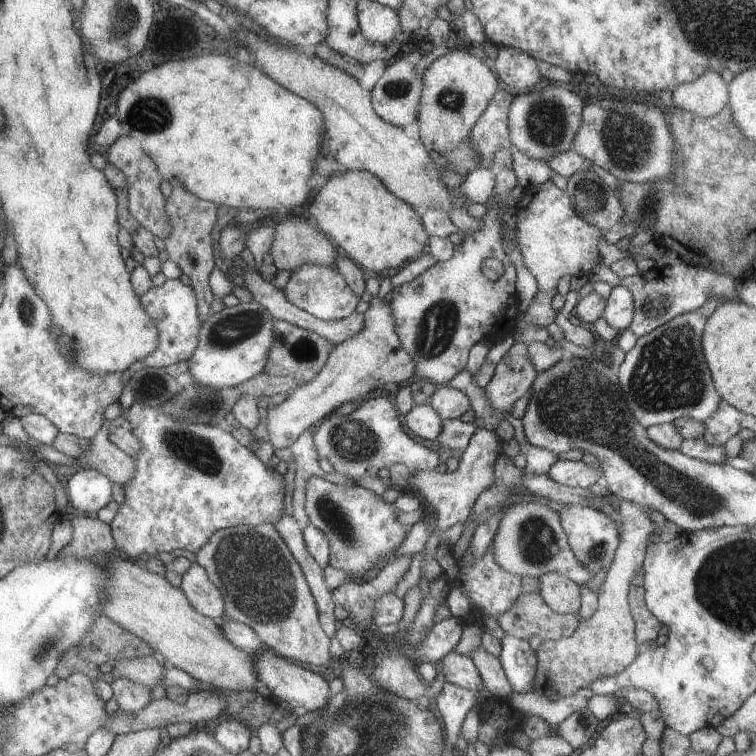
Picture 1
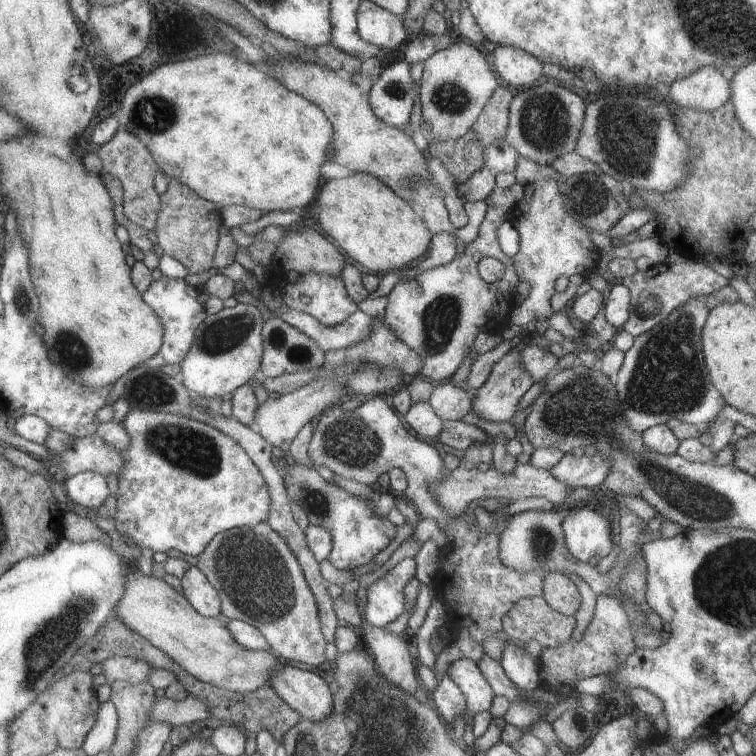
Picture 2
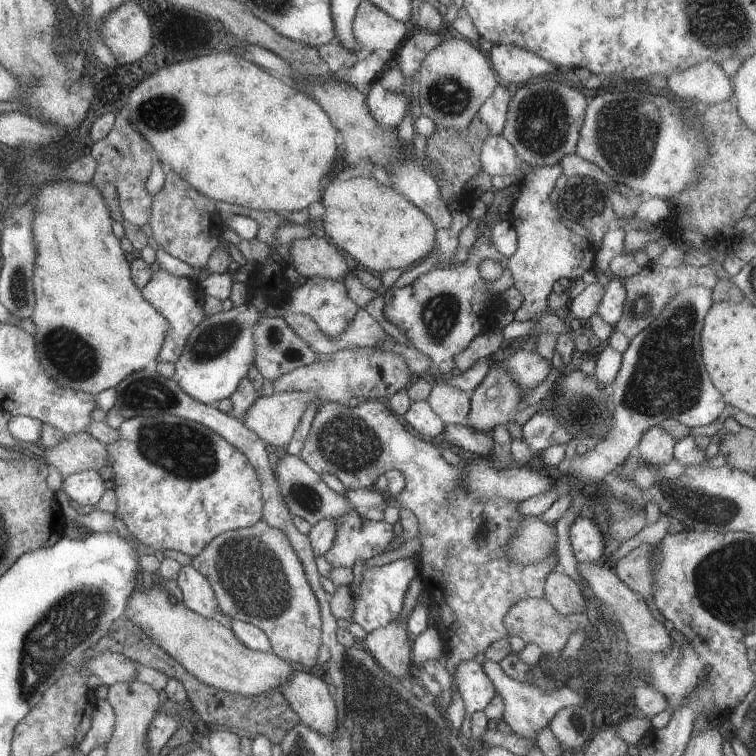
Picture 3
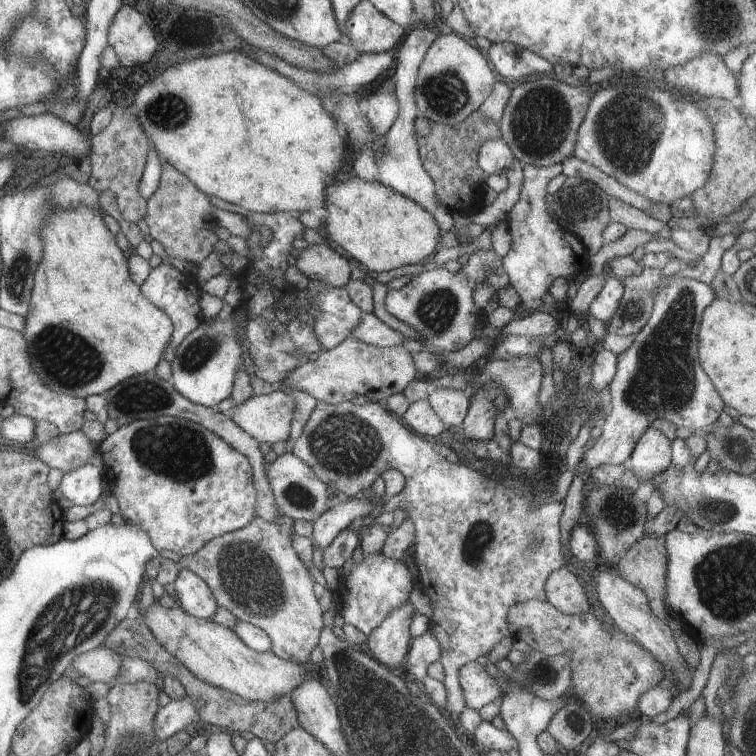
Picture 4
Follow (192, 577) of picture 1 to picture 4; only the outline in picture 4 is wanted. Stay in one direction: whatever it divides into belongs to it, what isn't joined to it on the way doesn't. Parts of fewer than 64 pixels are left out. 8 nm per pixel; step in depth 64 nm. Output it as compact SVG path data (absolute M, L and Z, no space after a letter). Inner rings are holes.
M183 568L177 574L177 580L173 582L173 590L175 590L175 604L197 620L215 618L215 614L219 612L211 588L207 588L207 584L191 570Z

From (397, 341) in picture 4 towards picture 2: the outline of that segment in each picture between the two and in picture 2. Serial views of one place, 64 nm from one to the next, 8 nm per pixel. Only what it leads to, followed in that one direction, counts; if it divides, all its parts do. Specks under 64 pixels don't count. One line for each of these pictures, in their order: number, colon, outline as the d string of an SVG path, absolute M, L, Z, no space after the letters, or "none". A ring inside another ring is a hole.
2: M259 286L259 288L263 290L263 292L261 292L261 304L273 314L273 318L281 318L281 320L285 320L287 324L291 324L293 328L301 330L303 334L307 334L309 338L313 338L325 352L329 352L329 350L343 350L343 348L351 346L351 344L357 344L357 342L365 340L365 338L369 336L369 332L371 332L371 316L367 316L367 314L363 314L363 312L359 312L359 310L355 310L347 320L343 320L343 322L337 324L337 326L325 326L325 324L321 324L317 318L313 318L313 316L309 316L309 314L305 314L305 312L291 310L291 308L283 302L283 298L279 298L279 292L277 292L273 286Z
3: M357 310L353 320L347 324L347 328L337 338L327 338L309 316L303 314L285 314L283 322L297 334L313 354L329 356L335 350L341 350L345 346L359 346L359 348L375 348L381 342L393 340L385 330L379 326L375 318L371 318L365 310Z

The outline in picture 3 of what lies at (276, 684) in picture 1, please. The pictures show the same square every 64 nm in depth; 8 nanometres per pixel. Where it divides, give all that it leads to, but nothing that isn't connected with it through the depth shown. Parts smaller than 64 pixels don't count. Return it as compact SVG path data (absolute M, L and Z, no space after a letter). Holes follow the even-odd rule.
M293 672L291 678L279 688L281 696L297 718L313 732L335 738L337 732L337 708L329 694L329 686L309 672Z

